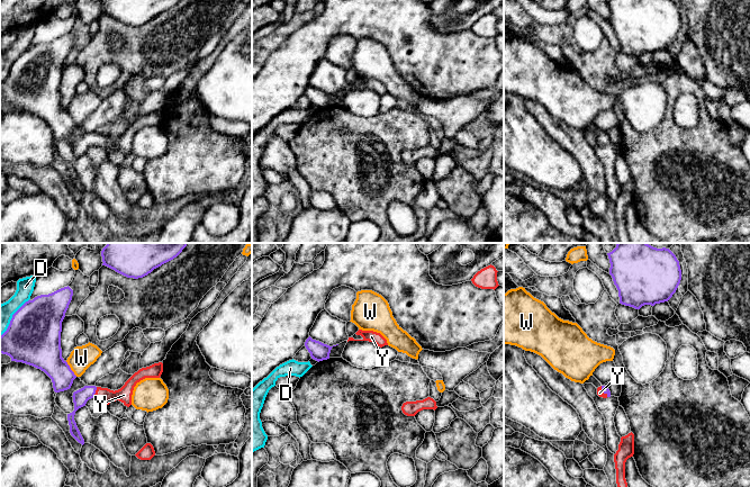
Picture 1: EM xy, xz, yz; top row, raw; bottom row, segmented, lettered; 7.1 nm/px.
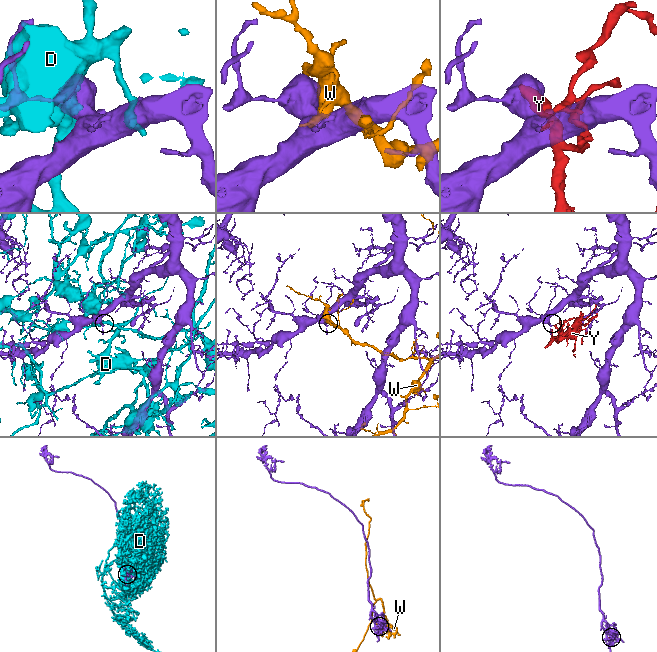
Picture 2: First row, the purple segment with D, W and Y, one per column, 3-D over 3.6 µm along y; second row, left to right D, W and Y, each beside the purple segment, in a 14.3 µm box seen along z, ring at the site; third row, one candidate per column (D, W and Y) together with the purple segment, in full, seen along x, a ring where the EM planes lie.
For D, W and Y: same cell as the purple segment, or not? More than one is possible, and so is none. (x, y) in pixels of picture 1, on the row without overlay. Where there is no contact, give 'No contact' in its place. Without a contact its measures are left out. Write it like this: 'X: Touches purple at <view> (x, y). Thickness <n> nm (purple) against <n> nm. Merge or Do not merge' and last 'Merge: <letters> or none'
D: Touches purple at xy (11, 66). Thickness 380 nm (purple) against 160 nm. Do not merge
W: Touches purple at xy (70, 117). Thickness 280 nm (purple) against 170 nm. Do not merge
Y: Touches purple at xy (95, 141). Thickness 110 nm (purple) against 110 nm. Merge
Merge: Y

